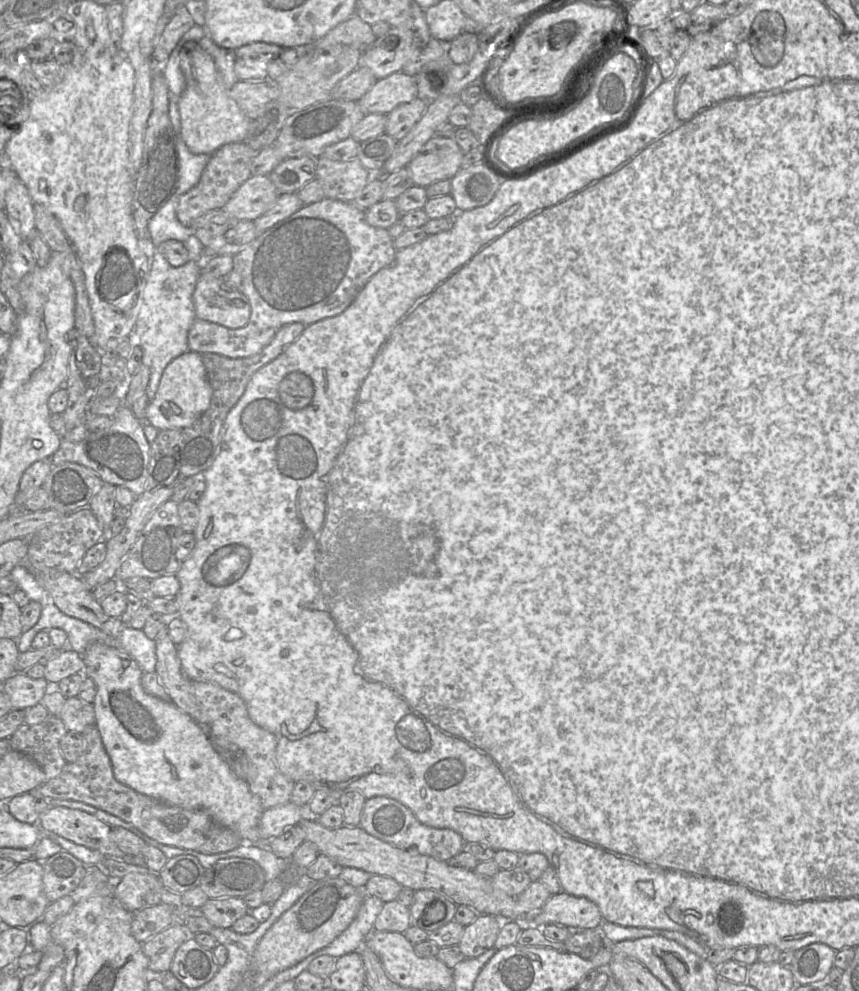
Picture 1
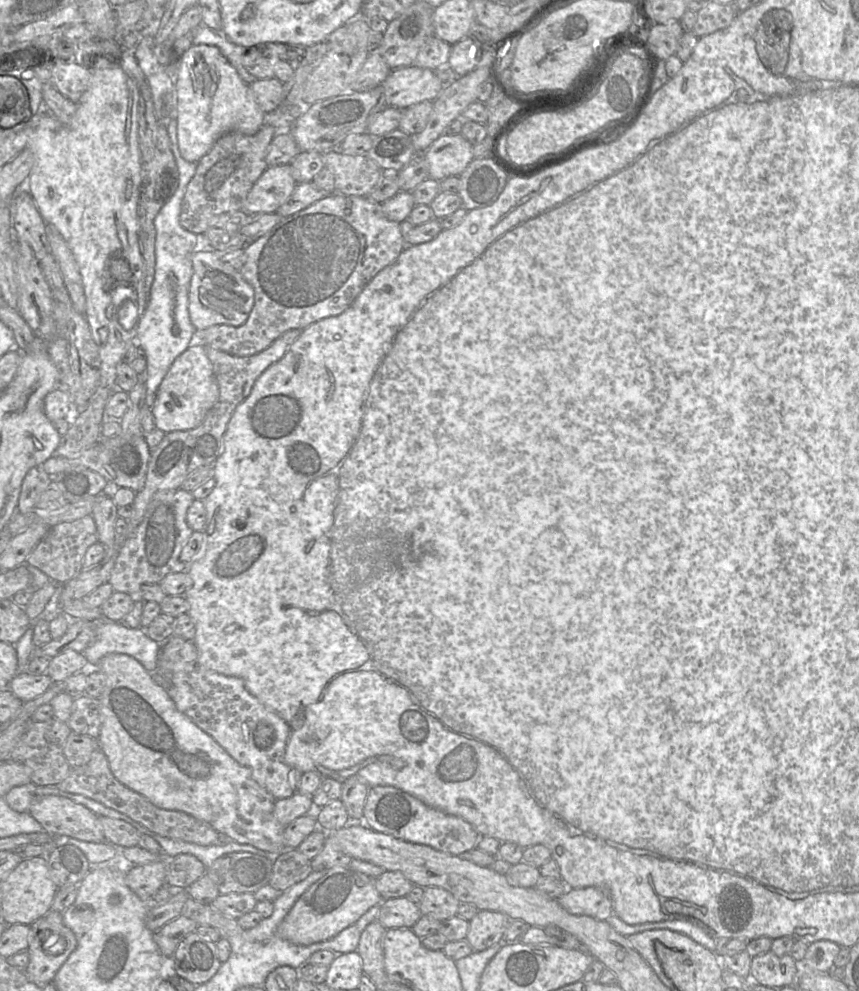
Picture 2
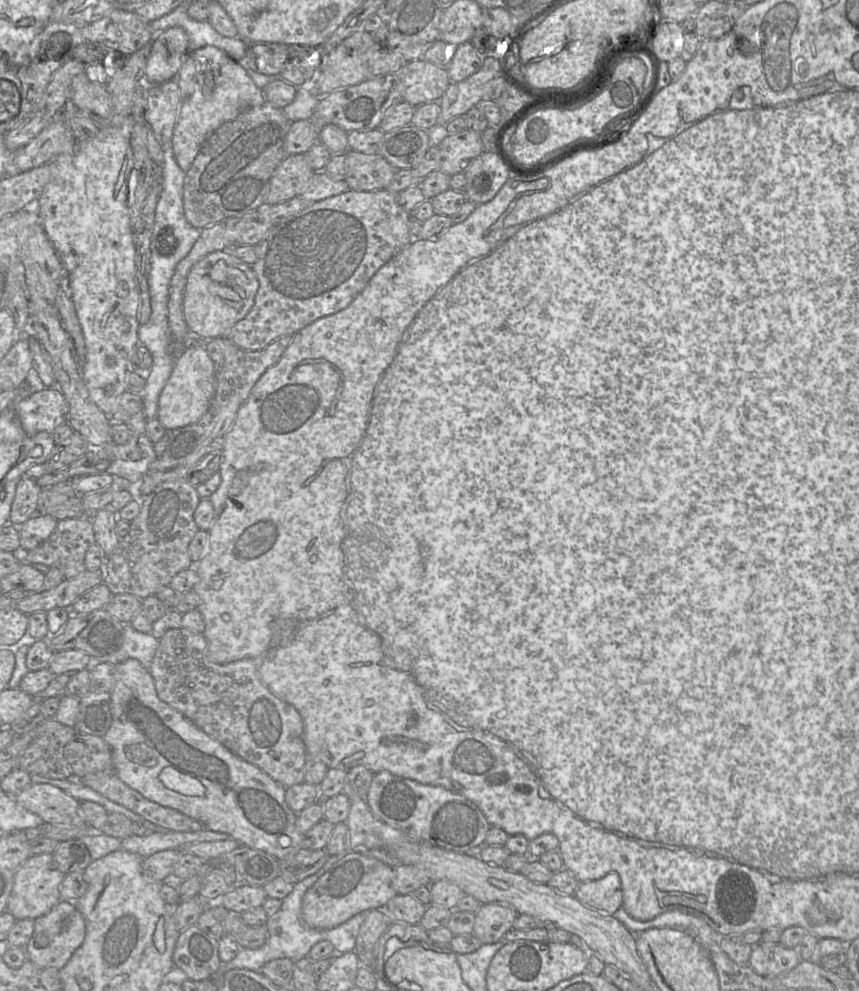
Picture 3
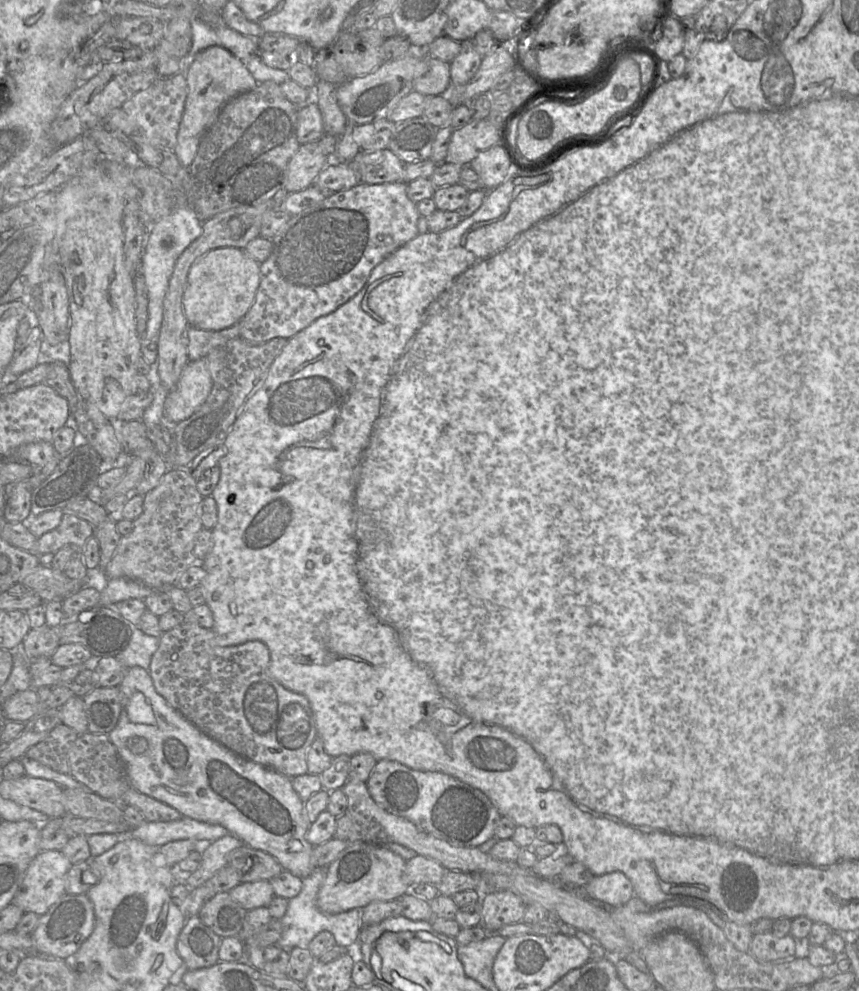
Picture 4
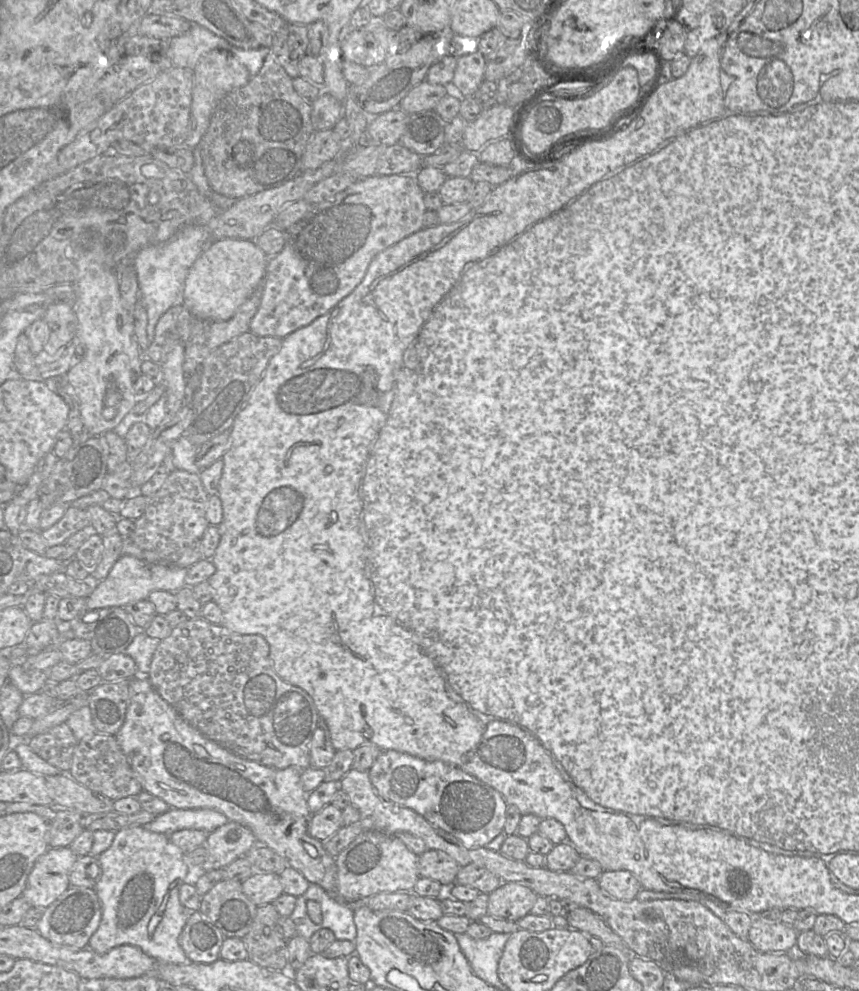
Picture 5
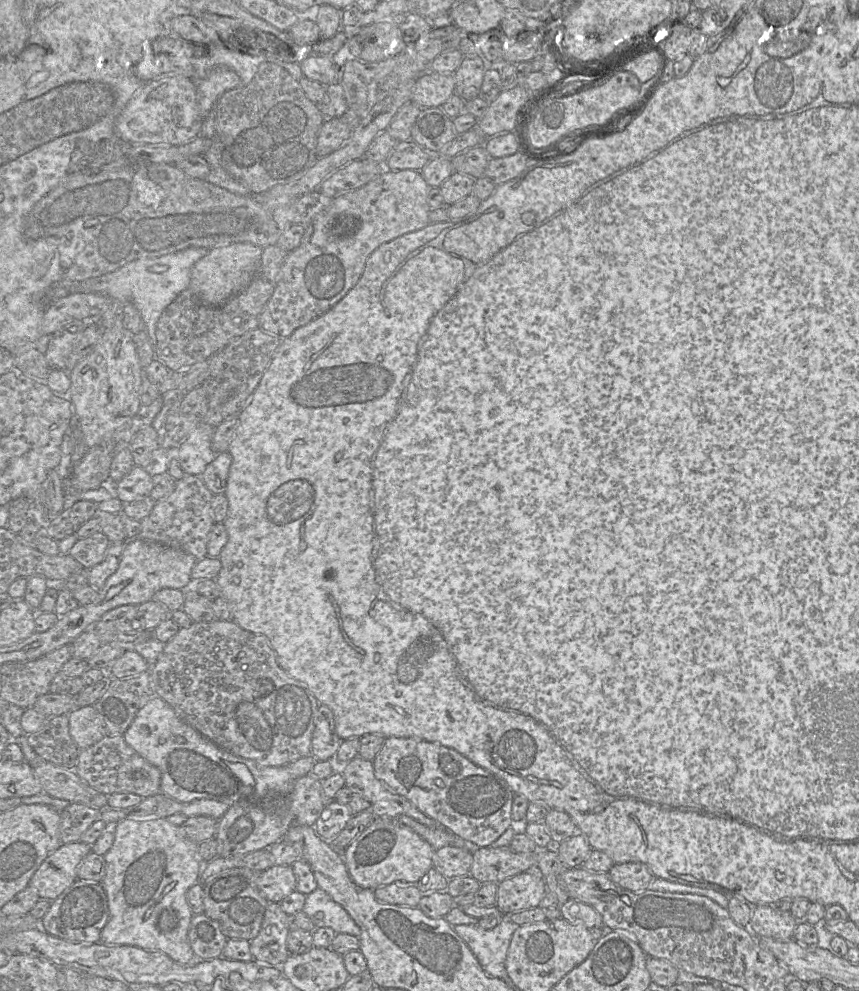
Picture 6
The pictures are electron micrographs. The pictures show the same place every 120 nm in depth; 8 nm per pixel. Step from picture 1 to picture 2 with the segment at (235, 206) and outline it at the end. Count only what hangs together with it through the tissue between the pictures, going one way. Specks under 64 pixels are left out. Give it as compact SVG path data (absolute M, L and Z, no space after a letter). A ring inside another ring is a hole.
M290 164L268 167L253 185L242 210L248 214L276 213L296 186Z

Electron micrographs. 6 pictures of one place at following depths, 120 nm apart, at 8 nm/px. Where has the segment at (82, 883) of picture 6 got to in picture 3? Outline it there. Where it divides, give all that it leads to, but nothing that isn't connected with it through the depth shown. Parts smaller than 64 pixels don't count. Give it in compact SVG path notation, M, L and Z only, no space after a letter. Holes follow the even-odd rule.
M60 901L49 913L37 918L35 929L29 943L25 946L27 959L42 968L56 968L61 970L70 960L74 951L85 938L86 925L82 913L74 901ZM39 934L47 935L49 944L40 948L37 945Z

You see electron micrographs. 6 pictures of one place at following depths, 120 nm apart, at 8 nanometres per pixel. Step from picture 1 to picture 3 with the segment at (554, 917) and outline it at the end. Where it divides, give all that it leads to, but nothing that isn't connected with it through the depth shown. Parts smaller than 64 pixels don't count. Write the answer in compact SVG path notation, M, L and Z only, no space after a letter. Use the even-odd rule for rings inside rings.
M617 872L579 884L574 896L601 913L614 914L623 904L621 879Z

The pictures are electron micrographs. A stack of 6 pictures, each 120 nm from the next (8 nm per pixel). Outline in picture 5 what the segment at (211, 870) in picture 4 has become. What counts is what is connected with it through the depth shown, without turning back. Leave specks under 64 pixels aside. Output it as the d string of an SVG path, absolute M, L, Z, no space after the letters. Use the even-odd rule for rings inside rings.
M228 821L208 834L205 843L207 859L200 871L224 869L236 859L245 856L256 845L258 842L249 828Z

